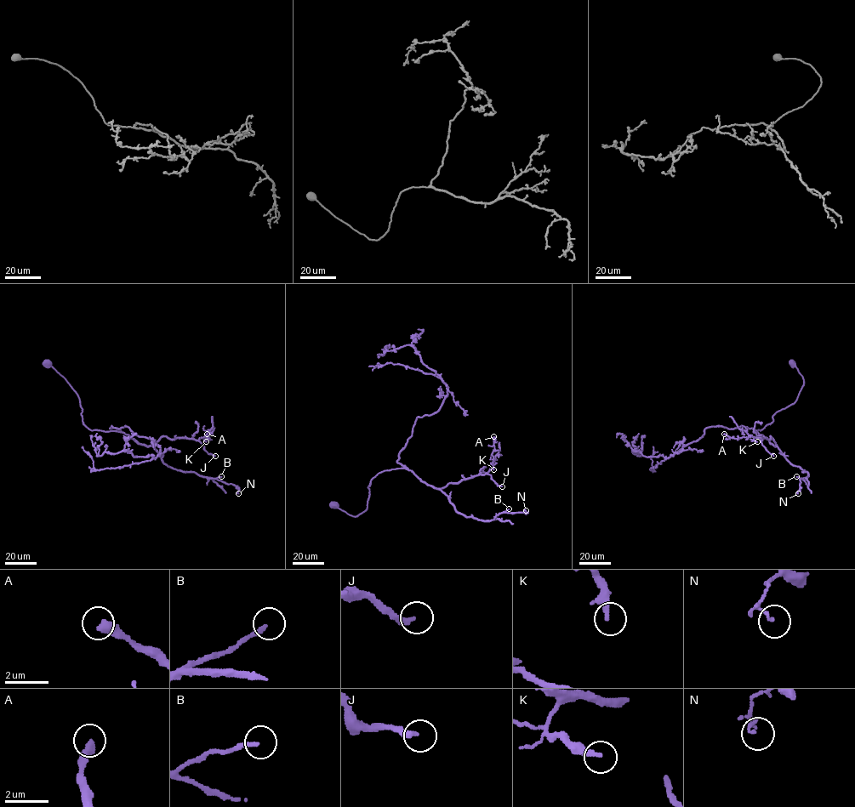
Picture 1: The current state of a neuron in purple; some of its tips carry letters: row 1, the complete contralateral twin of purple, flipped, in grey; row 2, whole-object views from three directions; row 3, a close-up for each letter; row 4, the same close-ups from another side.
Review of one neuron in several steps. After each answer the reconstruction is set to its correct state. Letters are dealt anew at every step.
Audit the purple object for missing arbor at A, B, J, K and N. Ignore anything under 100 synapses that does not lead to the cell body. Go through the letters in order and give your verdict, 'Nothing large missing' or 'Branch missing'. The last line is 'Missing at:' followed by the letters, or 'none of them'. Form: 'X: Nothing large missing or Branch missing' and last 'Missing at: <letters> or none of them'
A: Nothing large missing
B: Nothing large missing
J: Nothing large missing
K: Nothing large missing
N: Nothing large missing
Missing at: none of them

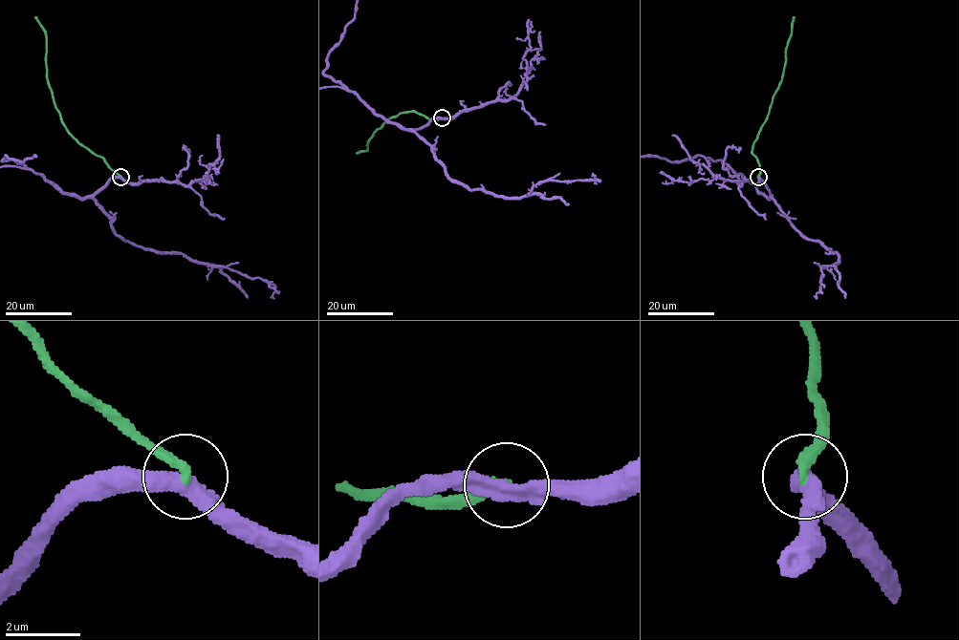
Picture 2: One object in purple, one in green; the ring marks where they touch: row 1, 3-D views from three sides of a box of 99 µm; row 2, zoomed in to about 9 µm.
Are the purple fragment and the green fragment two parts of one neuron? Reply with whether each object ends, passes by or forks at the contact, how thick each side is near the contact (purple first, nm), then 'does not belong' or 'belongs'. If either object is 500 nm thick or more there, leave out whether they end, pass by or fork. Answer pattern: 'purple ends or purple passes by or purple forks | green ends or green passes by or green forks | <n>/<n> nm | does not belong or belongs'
purple passes by | green ends | 400/280 nm | does not belong

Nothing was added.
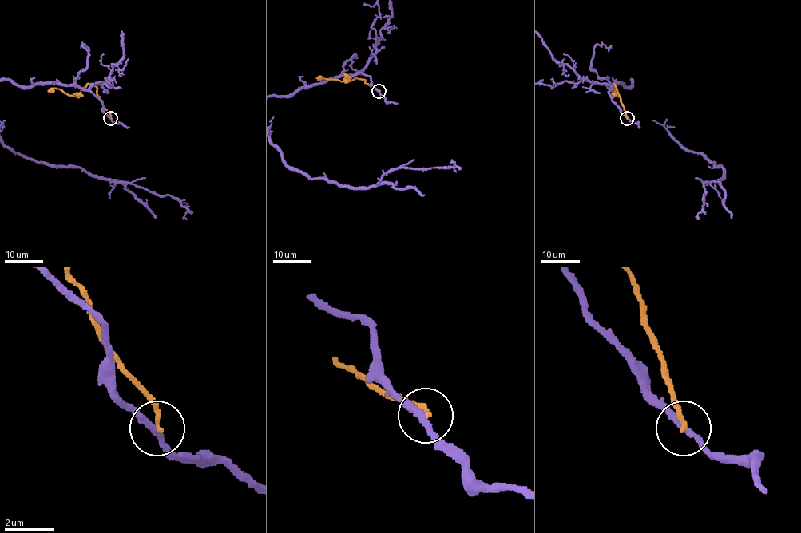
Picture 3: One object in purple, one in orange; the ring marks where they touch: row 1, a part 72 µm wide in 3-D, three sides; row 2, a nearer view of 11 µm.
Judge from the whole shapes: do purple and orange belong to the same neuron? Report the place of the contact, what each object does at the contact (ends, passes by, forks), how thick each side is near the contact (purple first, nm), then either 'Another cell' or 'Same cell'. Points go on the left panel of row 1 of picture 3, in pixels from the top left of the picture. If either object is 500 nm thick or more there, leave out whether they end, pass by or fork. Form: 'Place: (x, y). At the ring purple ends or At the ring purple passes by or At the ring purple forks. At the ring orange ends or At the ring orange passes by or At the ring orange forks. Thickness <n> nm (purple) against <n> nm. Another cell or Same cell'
Place: (110, 118). At the ring purple passes by. At the ring orange ends. Thickness 240 nm (purple) against 170 nm. Another cell

